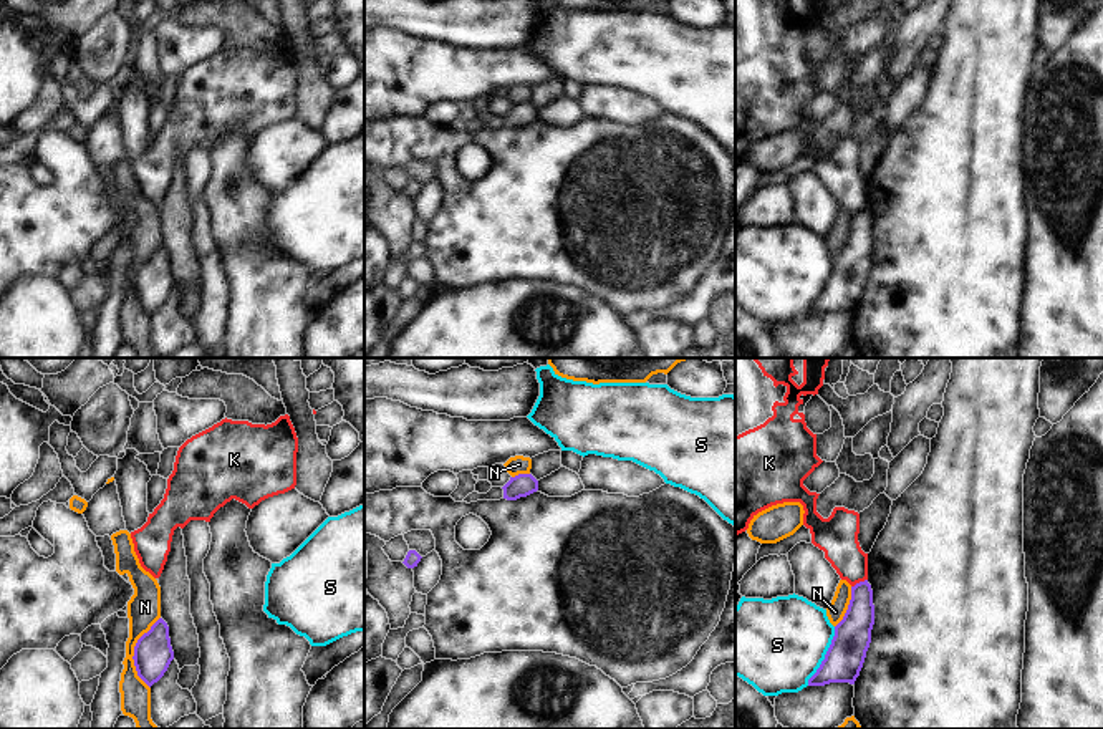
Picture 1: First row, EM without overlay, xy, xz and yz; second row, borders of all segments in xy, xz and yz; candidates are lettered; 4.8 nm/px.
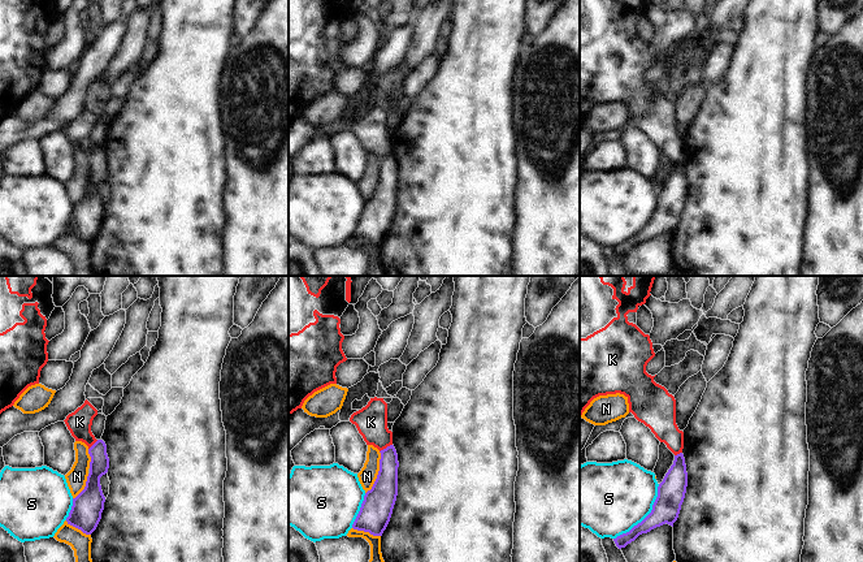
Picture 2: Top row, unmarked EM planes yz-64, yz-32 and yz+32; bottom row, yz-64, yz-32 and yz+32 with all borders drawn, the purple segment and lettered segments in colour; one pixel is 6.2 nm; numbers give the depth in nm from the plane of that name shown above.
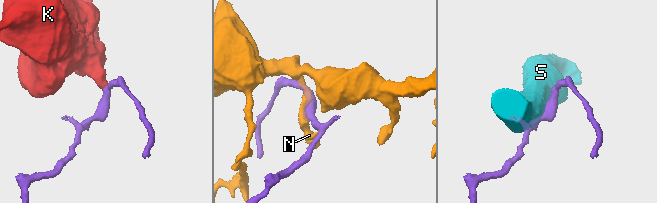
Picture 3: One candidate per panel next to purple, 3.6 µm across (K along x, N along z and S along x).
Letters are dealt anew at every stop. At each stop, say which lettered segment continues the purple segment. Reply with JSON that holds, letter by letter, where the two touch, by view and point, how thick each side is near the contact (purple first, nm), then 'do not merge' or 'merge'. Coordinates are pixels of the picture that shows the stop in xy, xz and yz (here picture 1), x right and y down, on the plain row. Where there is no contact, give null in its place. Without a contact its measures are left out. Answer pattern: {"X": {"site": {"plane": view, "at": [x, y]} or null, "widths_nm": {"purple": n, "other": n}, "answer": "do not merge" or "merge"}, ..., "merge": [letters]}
{"K": {"site": {"plane": "yz", "at": [860, 211]}, "widths_nm": {"purple": 170, "other": 190}, "answer": "do not merge"}, "N": {"site": {"plane": "xy", "at": [134, 282]}, "widths_nm": {"purple": 190, "other": 160}, "answer": "do not merge"}, "S": {"site": {"plane": "yz", "at": [825, 285]}, "widths_nm": {"purple": 190, "other": 460}, "answer": "do not merge"}, "merge": []}

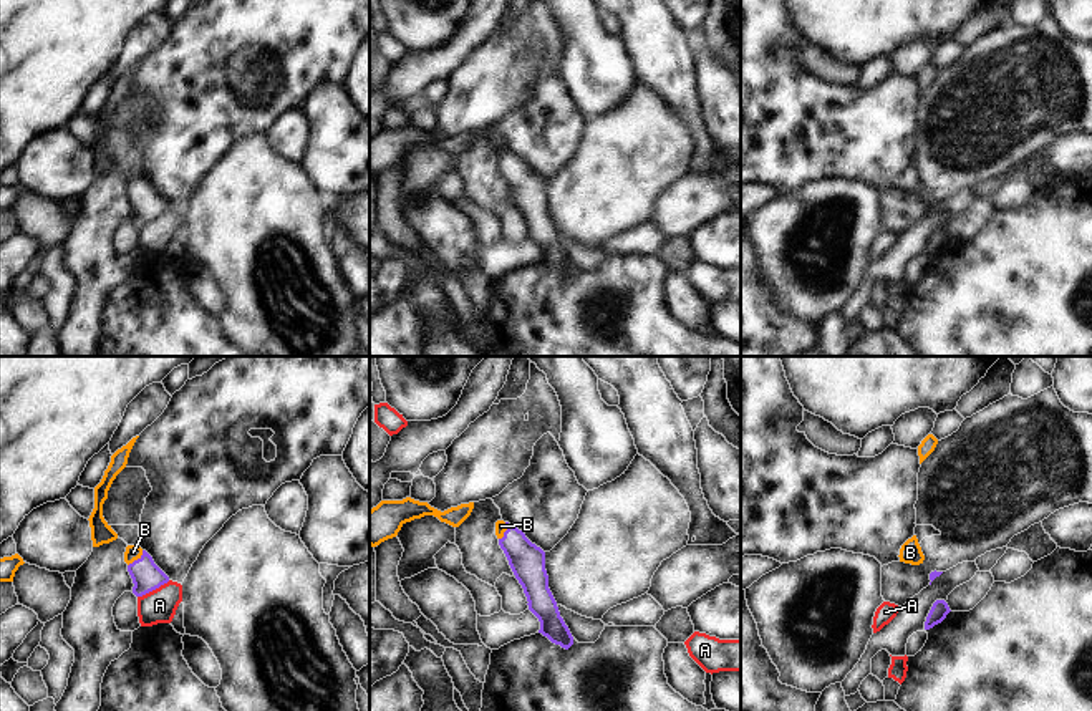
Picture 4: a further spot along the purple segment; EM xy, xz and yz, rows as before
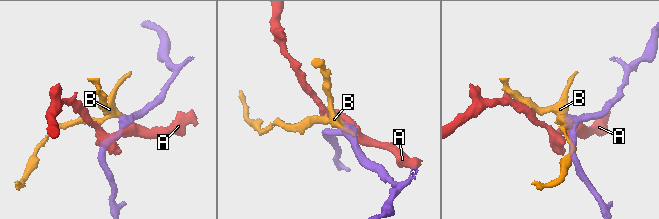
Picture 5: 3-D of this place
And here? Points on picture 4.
{"A": {"site": {"plane": "xy", "at": [153, 217]}, "widths_nm": {"purple": 150, "other": 160}, "answer": "do not merge"}, "B": {"site": {"plane": "xy", "at": [138, 188]}, "widths_nm": {"purple": 150, "other": 70}, "answer": "merge"}, "merge": ["B"]}

